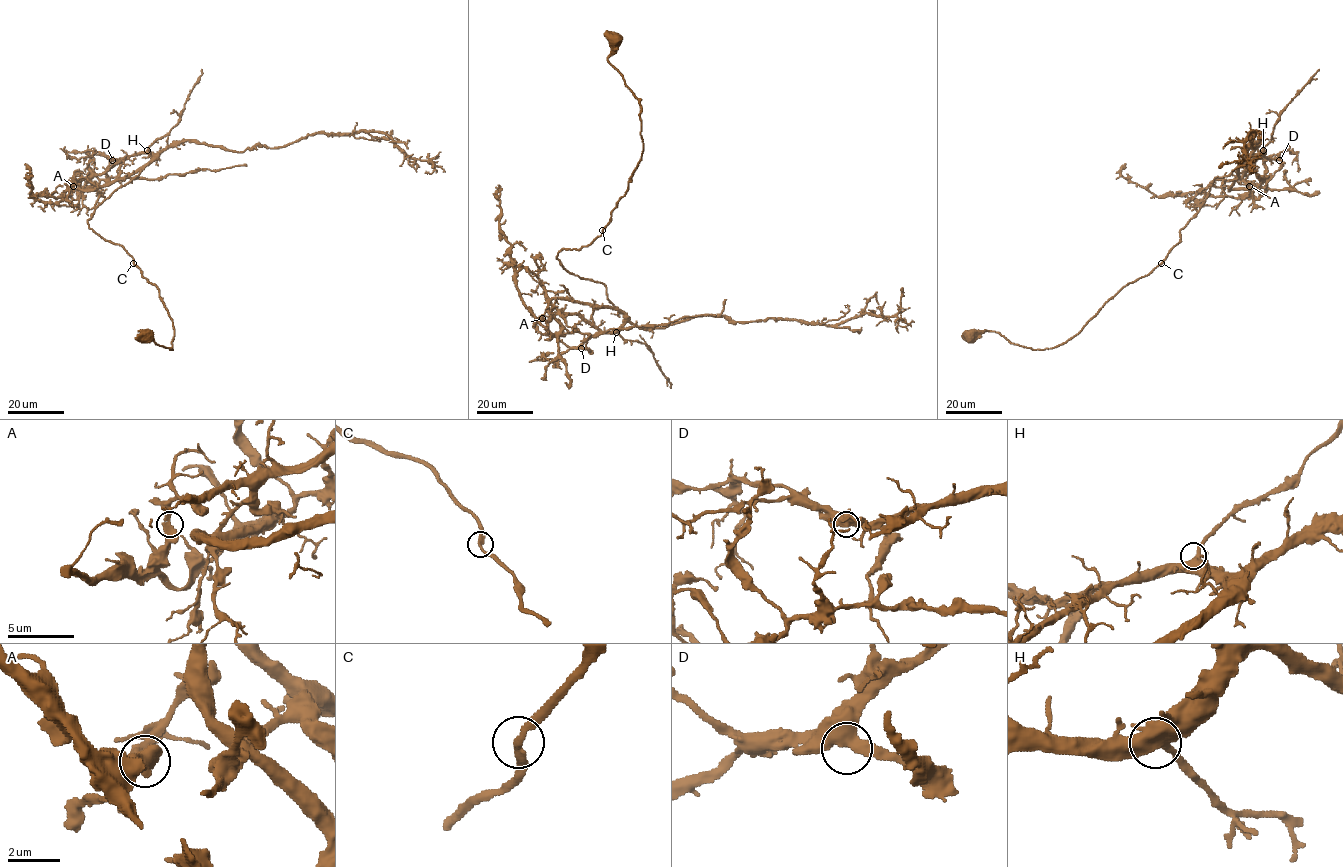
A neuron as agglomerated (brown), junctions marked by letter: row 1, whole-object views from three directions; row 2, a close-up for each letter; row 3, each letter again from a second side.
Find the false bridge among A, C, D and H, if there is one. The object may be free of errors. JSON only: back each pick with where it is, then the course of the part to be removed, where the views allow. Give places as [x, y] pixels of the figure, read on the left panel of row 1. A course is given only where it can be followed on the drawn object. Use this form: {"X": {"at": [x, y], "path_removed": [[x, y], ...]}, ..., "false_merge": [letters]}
{"false_merge": []}

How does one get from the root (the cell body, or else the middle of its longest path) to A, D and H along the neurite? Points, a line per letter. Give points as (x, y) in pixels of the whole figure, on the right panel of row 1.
A: (969, 336), (1065, 343), (1162, 262), (1216, 177), (1237, 167), (1230, 189), (1264, 194), (1249, 186)
D: (969, 336), (998, 332), (1032, 349), (1065, 343), (1124, 286), (1162, 262), (1216, 177), (1257, 154), (1279, 160)
H: (969, 336), (998, 332), (1032, 349), (1065, 343), (1124, 286), (1162, 262), (1216, 177), (1263, 150)

